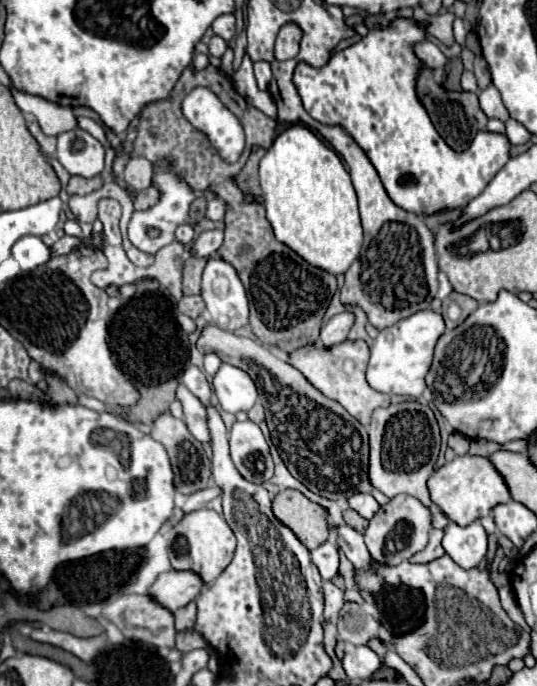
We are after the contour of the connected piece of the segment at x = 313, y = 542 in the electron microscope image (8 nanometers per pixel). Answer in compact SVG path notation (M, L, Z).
M285 489L273 499L273 513L309 551L317 549L329 537L327 509L309 501L295 489Z

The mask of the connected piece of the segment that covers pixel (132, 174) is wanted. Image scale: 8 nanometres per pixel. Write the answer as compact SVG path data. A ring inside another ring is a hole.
M131 157L121 177L133 191L143 191L151 185L151 175L151 163L145 157Z

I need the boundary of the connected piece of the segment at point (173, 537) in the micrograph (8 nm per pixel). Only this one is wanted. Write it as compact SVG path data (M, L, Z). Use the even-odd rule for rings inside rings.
M199 509L183 515L183 519L169 531L169 557L173 569L189 569L203 577L207 585L219 577L219 573L231 563L235 553L235 535L223 515L213 509Z

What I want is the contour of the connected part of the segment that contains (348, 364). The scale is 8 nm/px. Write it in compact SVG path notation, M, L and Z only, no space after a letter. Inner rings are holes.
M347 339L347 341L333 345L333 347L305 345L305 347L291 351L287 355L287 361L295 369L299 369L305 375L305 379L315 389L319 389L325 397L341 403L349 411L349 415L353 415L361 425L369 425L371 413L377 407L389 405L389 395L371 389L367 379L365 379L365 369L367 369L367 361L369 361L369 347L361 339L357 339L357 341Z

